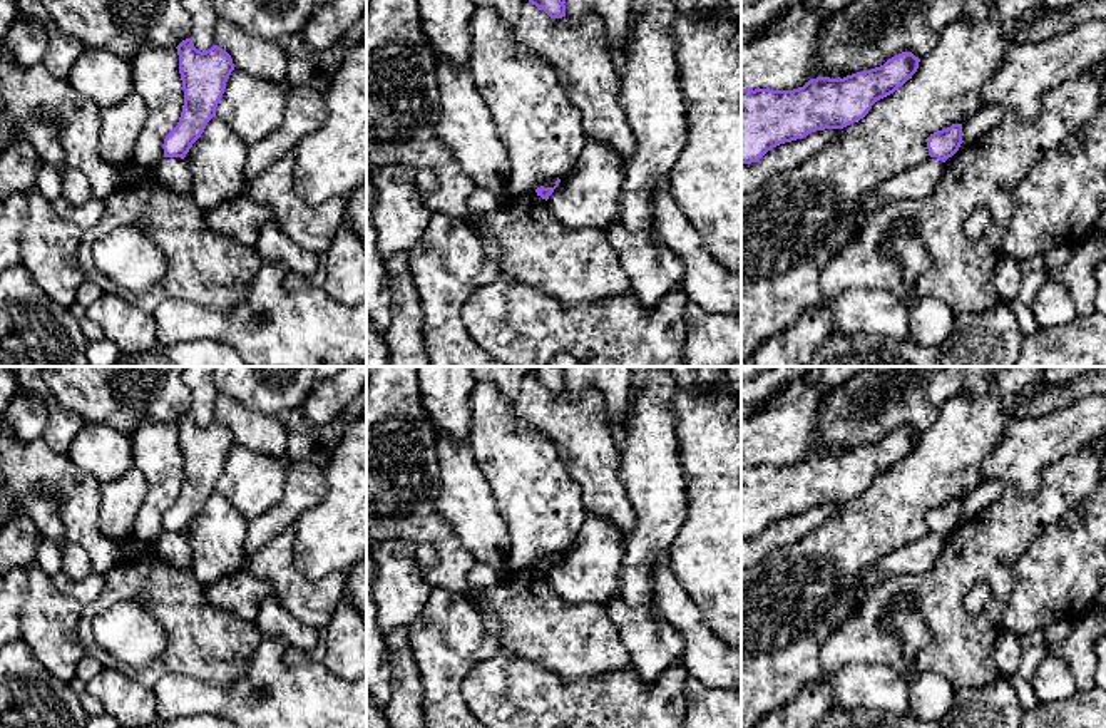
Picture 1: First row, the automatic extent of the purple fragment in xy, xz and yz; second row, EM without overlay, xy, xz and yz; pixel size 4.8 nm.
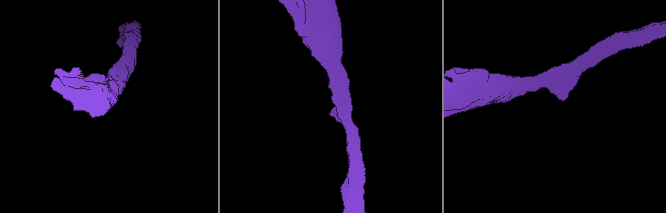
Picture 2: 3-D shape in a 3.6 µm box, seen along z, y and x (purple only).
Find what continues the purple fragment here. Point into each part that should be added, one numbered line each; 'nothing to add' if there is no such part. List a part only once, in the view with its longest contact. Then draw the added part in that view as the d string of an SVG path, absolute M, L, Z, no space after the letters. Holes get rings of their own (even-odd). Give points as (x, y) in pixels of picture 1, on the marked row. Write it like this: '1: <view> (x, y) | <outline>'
nothing to add

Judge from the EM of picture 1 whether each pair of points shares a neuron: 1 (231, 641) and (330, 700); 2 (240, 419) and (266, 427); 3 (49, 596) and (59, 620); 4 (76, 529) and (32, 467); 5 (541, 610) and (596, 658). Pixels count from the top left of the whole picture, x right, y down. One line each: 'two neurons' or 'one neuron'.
1: two neurons
2: one neuron
3: one neuron
4: one neuron
5: one neuron

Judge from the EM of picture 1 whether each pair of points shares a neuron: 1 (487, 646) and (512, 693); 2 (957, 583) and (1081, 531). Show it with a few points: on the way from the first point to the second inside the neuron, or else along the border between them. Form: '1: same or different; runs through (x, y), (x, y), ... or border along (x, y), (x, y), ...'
1: different; border along (501, 650), (481, 660), (462, 680)
2: different; border along (1046, 529), (1019, 558), (1016, 584), (1009, 596)

